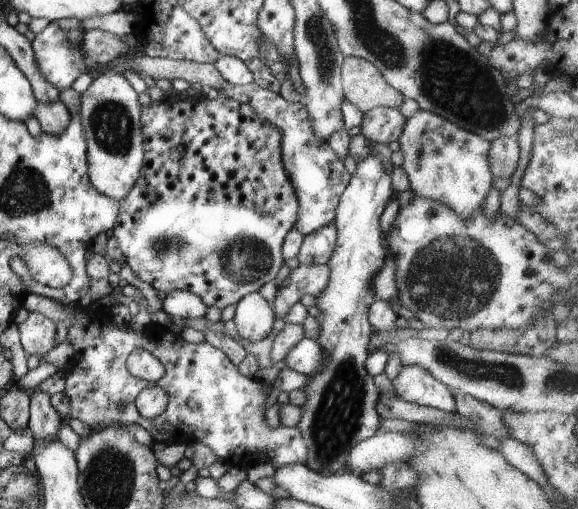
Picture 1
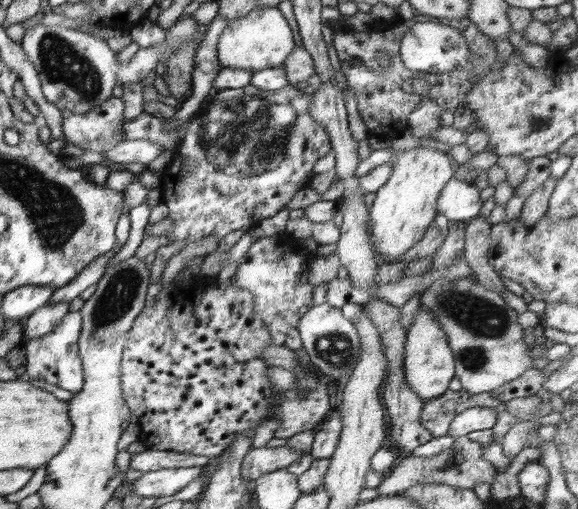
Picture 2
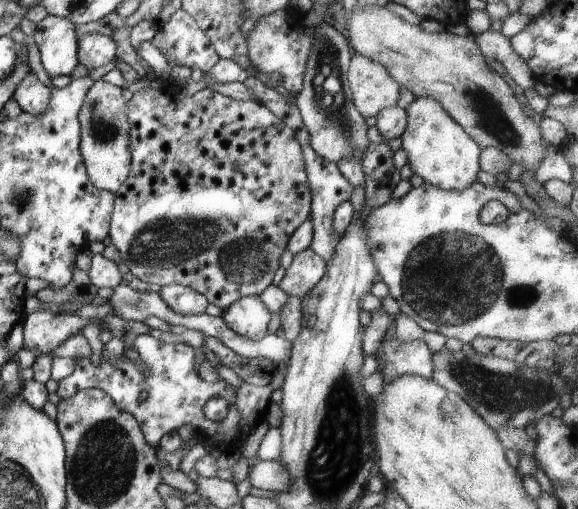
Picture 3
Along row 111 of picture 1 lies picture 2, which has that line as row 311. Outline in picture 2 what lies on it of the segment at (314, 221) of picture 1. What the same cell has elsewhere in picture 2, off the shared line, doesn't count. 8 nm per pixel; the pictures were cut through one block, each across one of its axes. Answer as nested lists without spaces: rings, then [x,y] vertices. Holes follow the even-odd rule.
[[[284,234],[264,236],[255,240],[246,256],[238,261],[236,274],[231,277],[230,286],[235,284],[240,290],[248,290],[254,298],[254,312],[262,318],[270,330],[272,345],[296,351],[302,349],[302,340],[298,332],[298,321],[312,308],[314,286],[308,282],[310,263],[317,254],[300,254],[300,244]]]

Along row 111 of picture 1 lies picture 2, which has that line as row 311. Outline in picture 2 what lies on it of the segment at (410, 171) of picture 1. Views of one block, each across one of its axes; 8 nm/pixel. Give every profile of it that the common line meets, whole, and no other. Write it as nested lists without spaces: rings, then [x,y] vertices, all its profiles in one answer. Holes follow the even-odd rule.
[[[420,305],[413,318],[413,322],[406,331],[406,344],[403,356],[403,371],[406,374],[408,386],[424,400],[440,398],[448,390],[448,384],[454,380],[455,363],[454,352],[450,348],[444,330],[440,328],[438,320]]]

